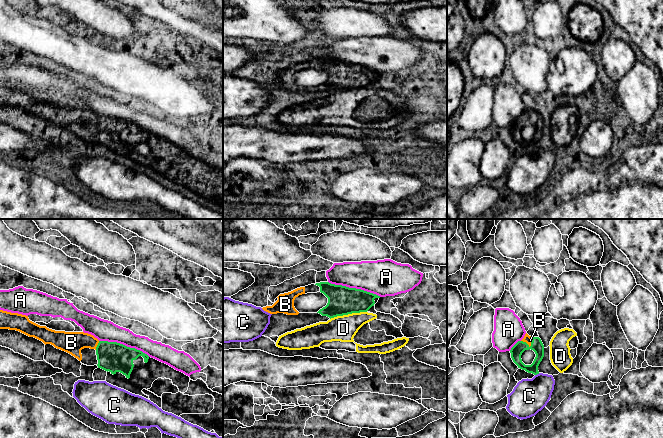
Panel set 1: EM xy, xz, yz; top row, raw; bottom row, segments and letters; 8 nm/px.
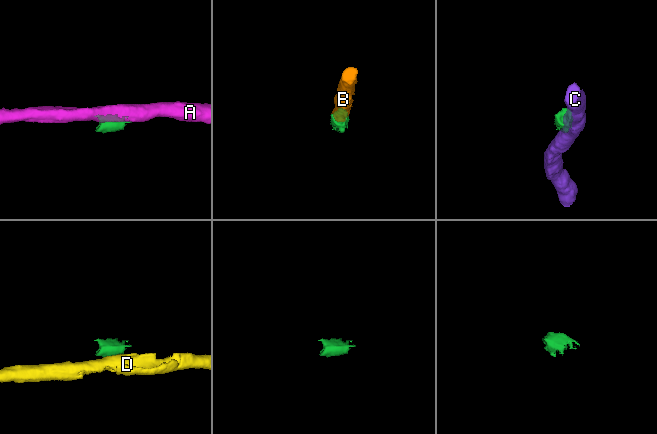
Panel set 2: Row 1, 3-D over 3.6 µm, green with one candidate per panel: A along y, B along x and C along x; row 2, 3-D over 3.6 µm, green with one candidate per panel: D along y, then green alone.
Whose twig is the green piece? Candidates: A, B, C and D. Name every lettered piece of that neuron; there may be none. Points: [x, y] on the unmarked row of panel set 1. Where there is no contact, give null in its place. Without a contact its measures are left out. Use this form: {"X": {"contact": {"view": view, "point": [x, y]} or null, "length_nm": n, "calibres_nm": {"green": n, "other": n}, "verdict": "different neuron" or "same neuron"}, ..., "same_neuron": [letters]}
{"A": {"contact": {"view": "xz", "point": [354, 64]}, "length_nm": 440, "calibres_nm": {"green": 240, "other": 280}, "verdict": "different neuron"}, "B": {"contact": {"view": "yz", "point": [525, 118]}, "length_nm": 100, "calibres_nm": {"green": 100, "other": 60}, "verdict": "same neuron"}, "C": {"contact": {"view": "yz", "point": [537, 149]}, "length_nm": 40, "calibres_nm": {"green": 100, "other": 280}, "verdict": "different neuron"}, "D": {"contact": {"view": "xz", "point": [348, 89]}, "length_nm": 300, "calibres_nm": {"green": 240, "other": 200}, "verdict": "different neuron"}, "same_neuron": ["B"]}

